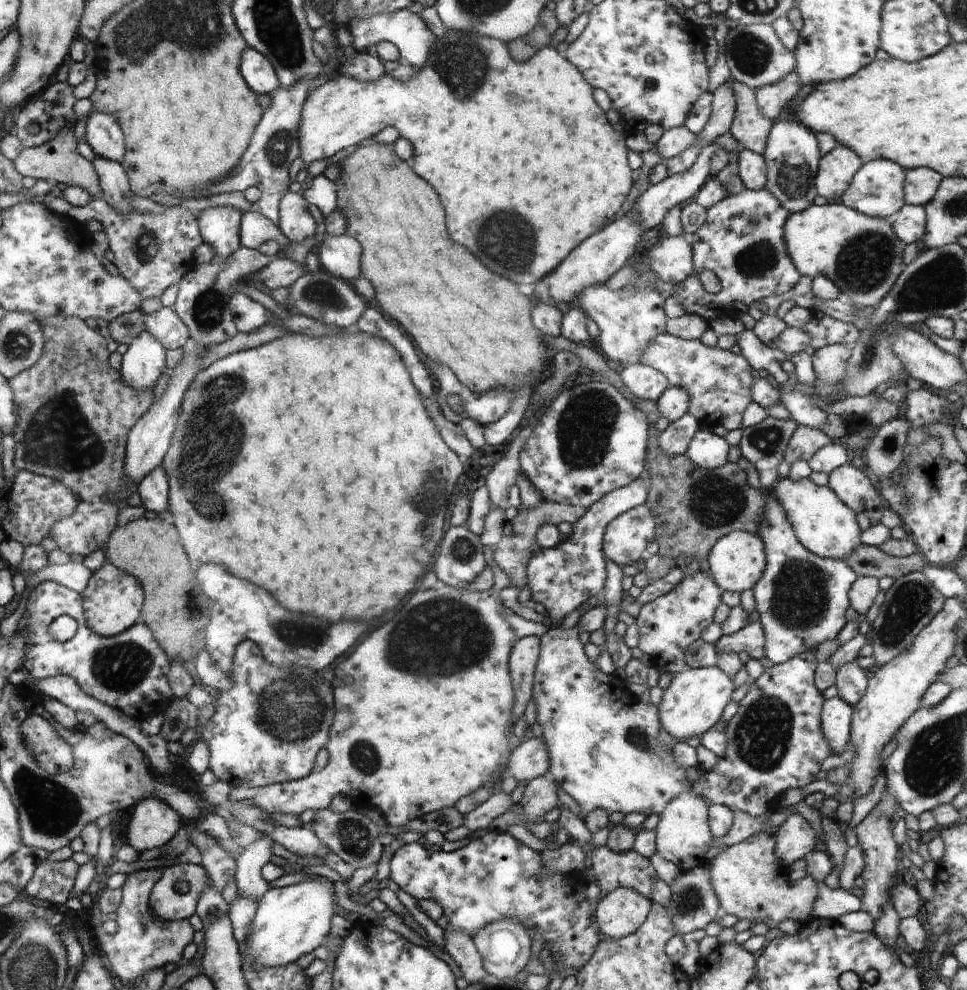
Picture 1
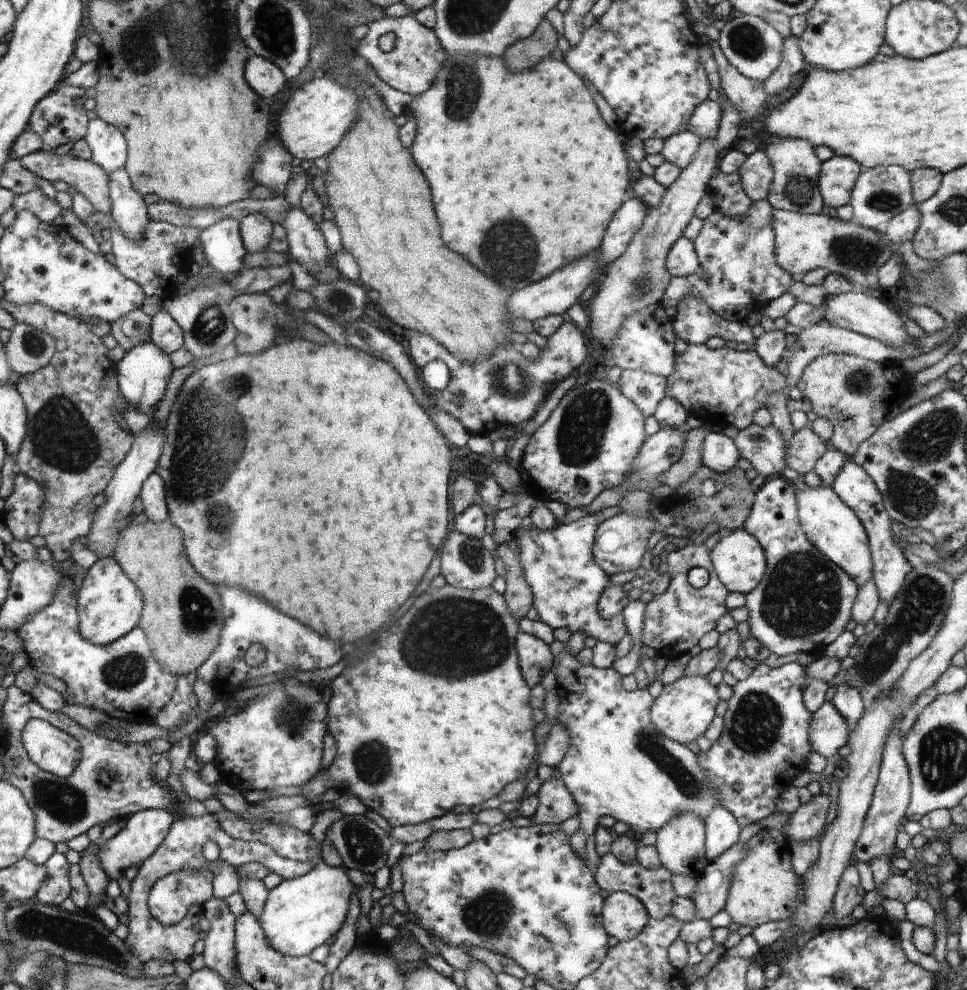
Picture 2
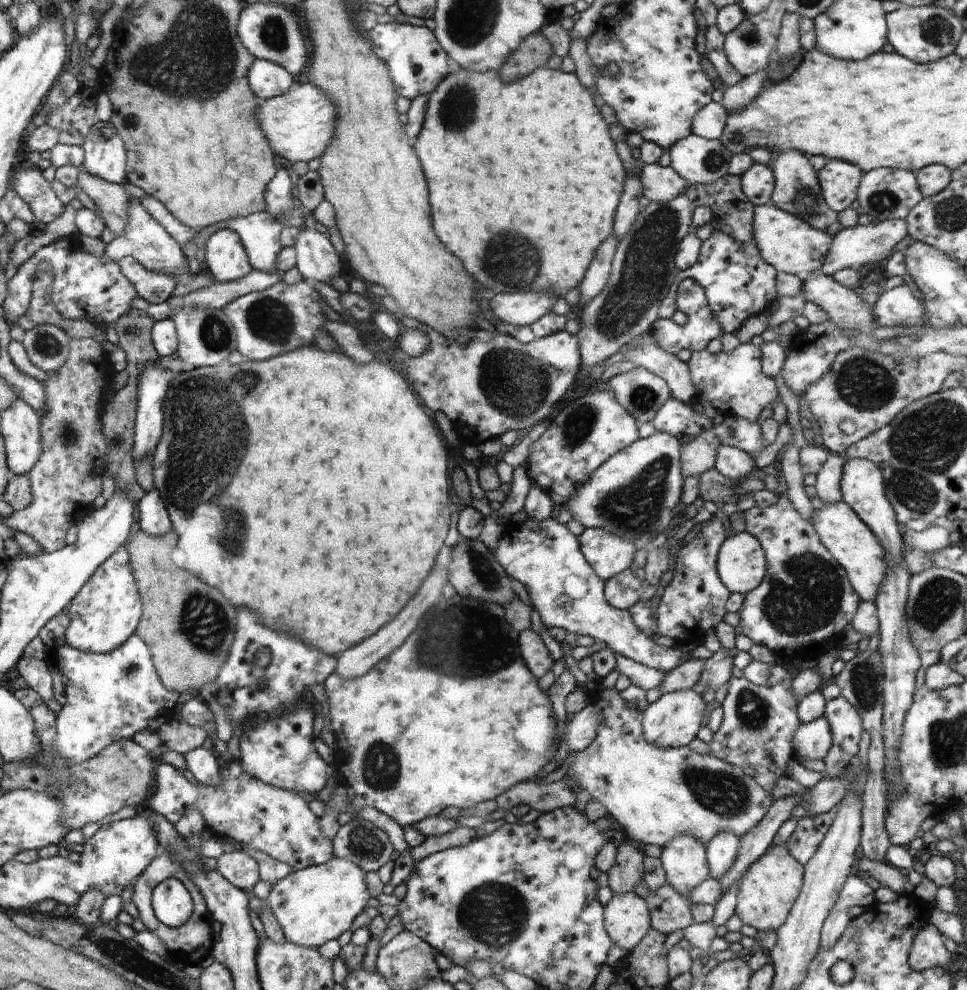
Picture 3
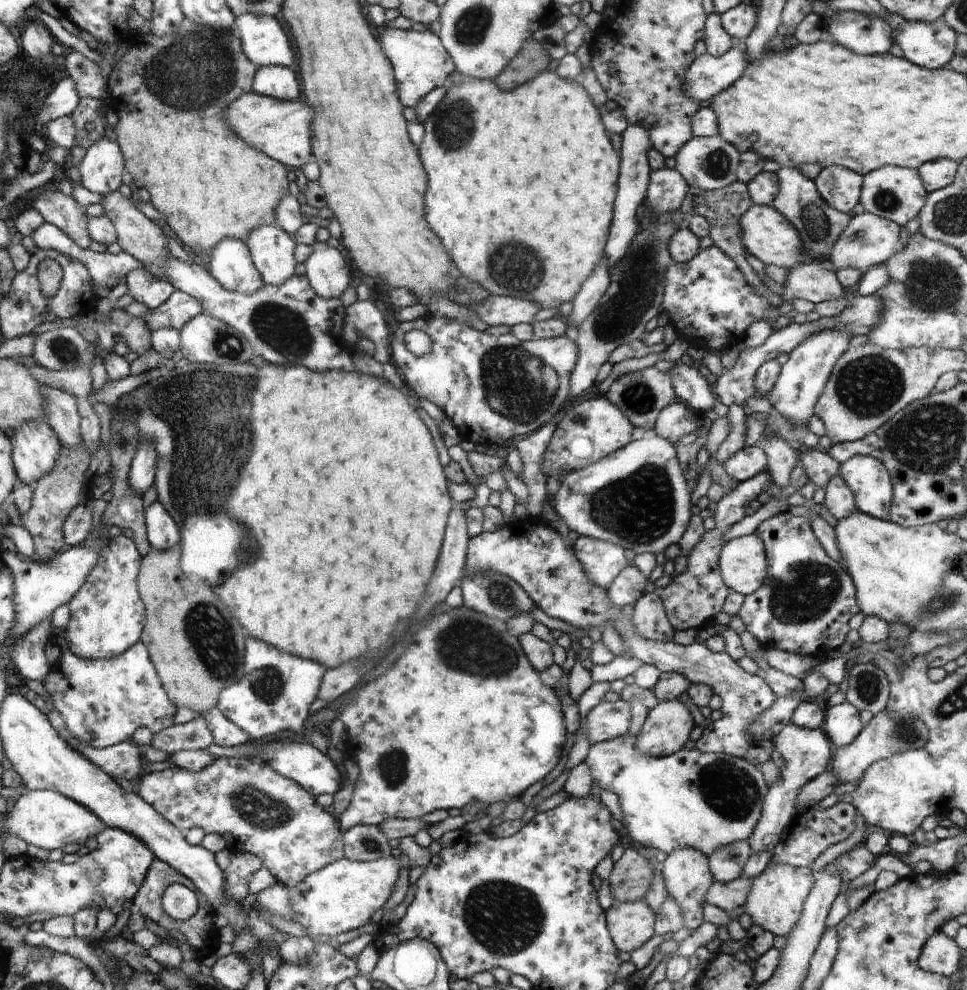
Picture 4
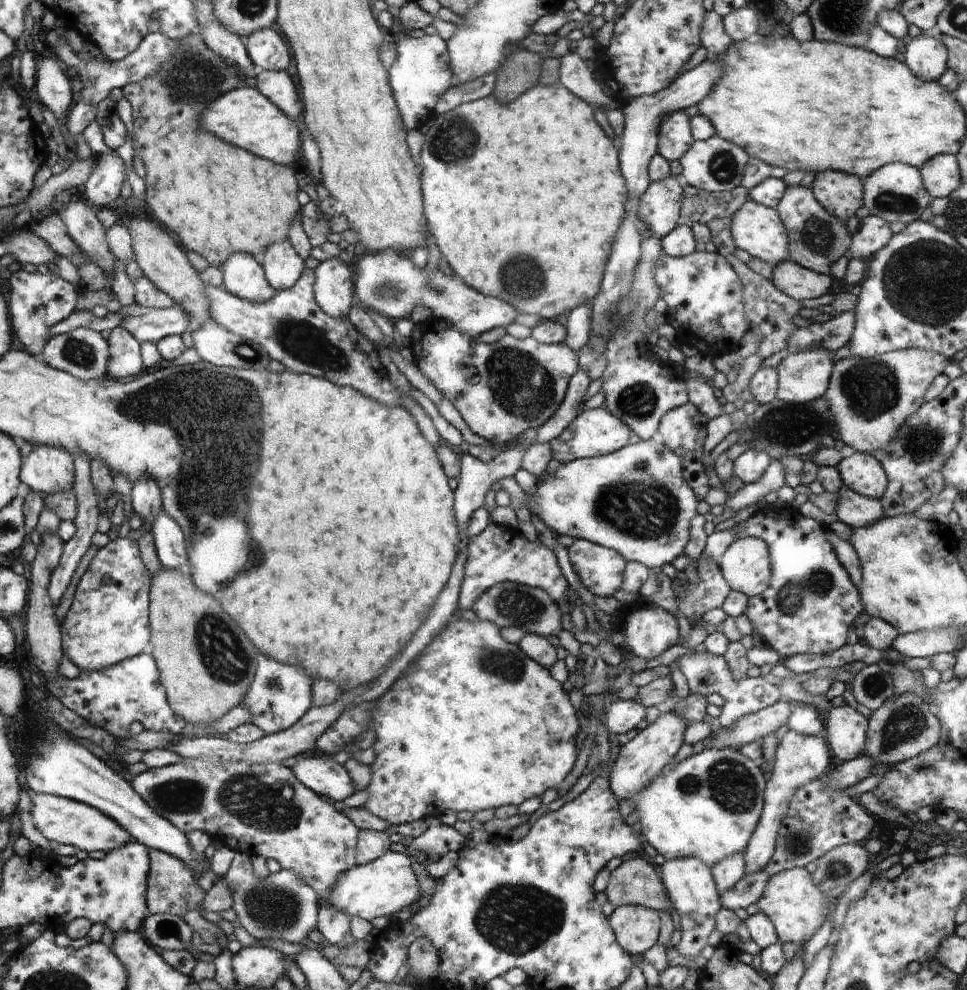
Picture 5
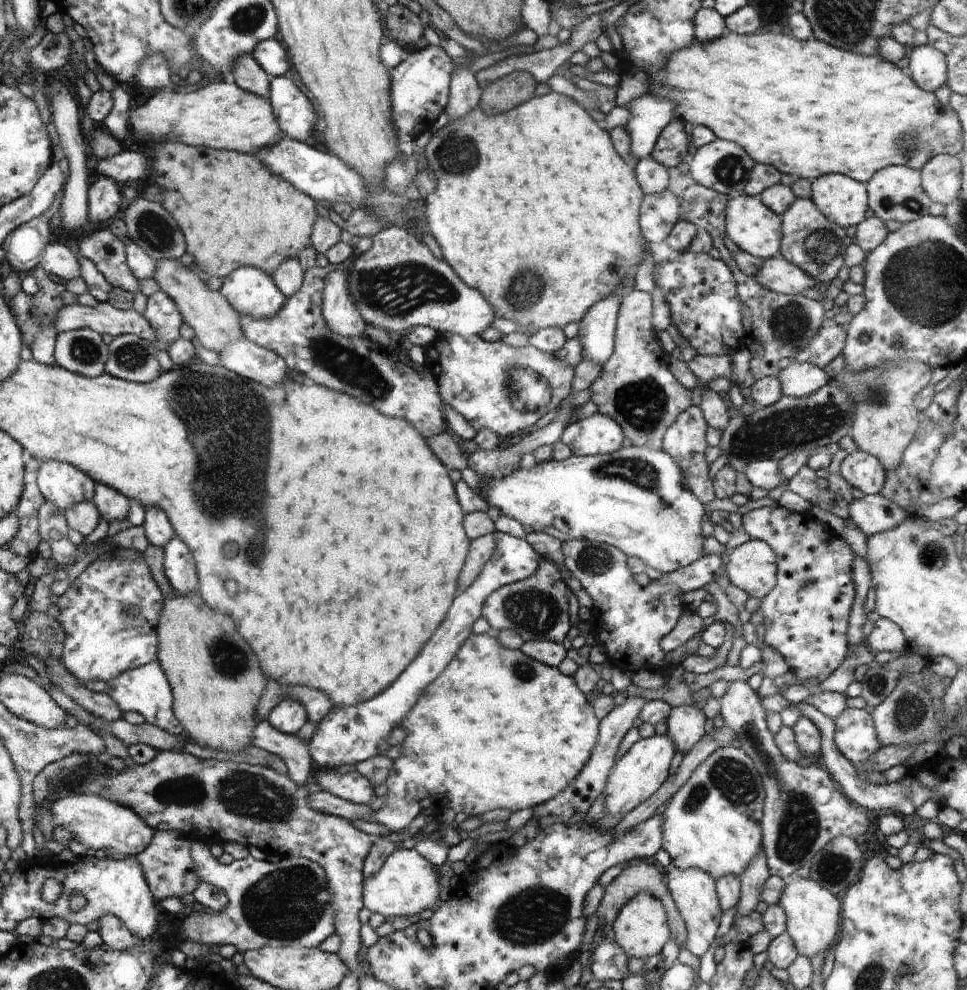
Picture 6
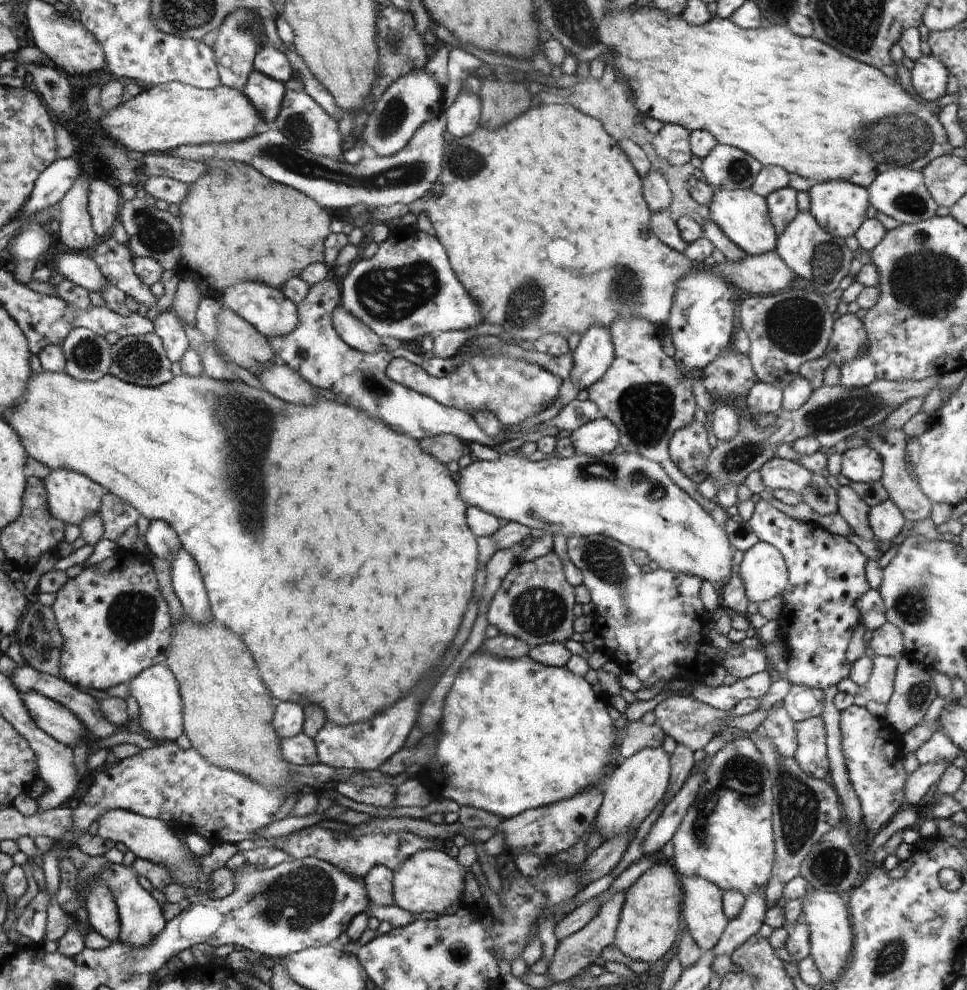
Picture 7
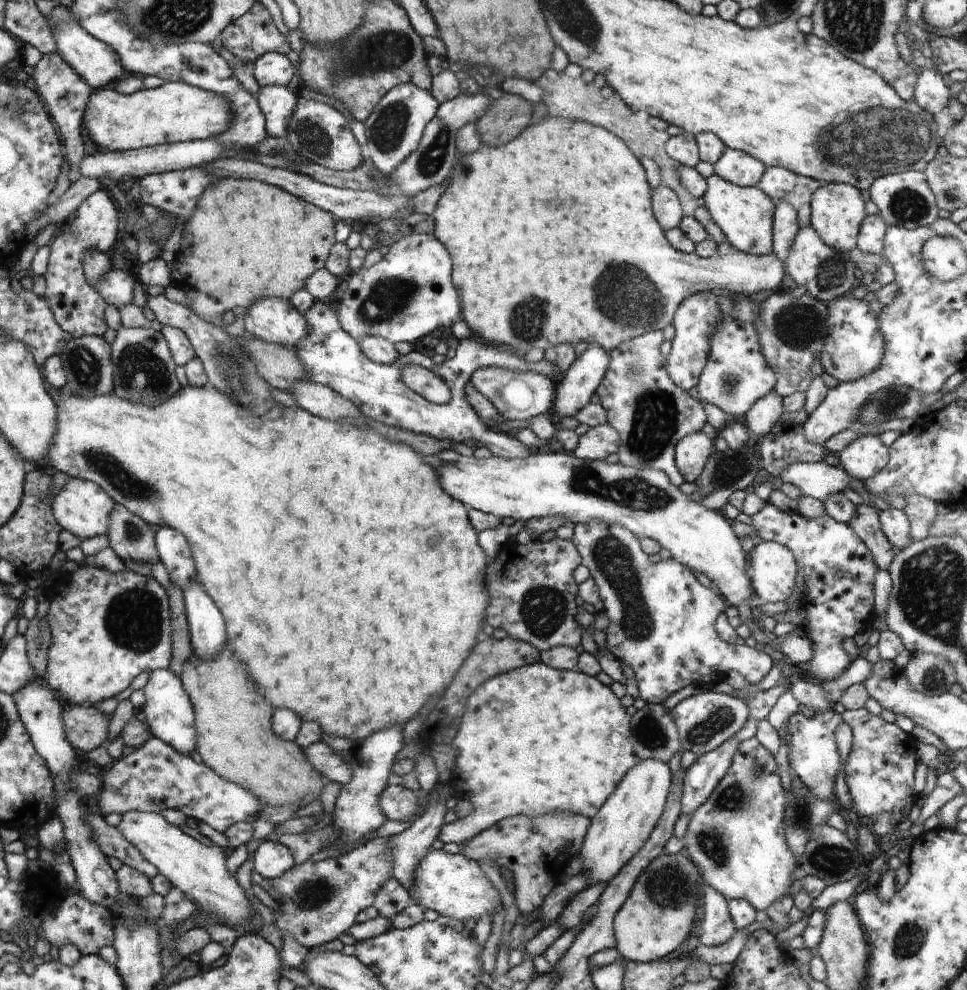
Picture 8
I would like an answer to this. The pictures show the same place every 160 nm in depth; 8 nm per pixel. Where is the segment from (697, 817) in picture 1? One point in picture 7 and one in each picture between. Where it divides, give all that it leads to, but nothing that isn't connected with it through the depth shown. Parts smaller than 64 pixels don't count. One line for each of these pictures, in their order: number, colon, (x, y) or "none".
2: (680, 844)
3: (684, 859)
4: (687, 875)
5: (690, 886)
6: (693, 891)
7: (702, 908)

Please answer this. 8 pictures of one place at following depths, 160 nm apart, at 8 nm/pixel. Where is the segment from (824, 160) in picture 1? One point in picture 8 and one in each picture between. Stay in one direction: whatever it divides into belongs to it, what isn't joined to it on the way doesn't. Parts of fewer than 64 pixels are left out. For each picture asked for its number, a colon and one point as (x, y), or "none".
2: (837, 176)
3: (839, 180)
4: (840, 187)
5: (841, 194)
6: (842, 200)
7: (838, 206)
8: (837, 209)

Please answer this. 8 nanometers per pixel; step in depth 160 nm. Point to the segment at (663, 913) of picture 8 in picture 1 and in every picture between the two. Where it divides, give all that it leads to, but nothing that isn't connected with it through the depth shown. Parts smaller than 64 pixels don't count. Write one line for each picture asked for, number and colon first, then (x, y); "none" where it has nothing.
1: (620, 913)
2: (625, 916)
3: (627, 917)
4: (631, 924)
5: (637, 928)
6: (641, 928)
7: (649, 920)

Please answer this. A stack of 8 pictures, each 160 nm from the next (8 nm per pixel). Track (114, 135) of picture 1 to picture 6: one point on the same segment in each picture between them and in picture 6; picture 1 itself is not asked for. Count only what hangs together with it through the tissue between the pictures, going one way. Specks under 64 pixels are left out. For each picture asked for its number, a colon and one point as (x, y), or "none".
2: (109, 149)
3: (104, 156)
4: (101, 168)
5: (103, 187)
6: (104, 199)

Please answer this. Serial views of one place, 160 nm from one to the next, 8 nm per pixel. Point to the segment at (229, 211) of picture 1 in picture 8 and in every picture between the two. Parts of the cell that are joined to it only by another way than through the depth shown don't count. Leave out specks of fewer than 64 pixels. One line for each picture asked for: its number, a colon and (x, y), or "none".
2: (225, 251)
3: (225, 255)
4: (231, 263)
5: (243, 276)
6: (249, 290)
7: (267, 309)
8: (274, 320)

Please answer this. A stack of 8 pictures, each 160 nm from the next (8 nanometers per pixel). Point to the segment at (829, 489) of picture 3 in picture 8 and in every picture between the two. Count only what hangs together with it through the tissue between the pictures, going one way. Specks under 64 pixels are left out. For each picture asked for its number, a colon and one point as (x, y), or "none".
4: (839, 499)
5: (856, 510)
6: (873, 514)
7: (885, 519)
8: (895, 524)

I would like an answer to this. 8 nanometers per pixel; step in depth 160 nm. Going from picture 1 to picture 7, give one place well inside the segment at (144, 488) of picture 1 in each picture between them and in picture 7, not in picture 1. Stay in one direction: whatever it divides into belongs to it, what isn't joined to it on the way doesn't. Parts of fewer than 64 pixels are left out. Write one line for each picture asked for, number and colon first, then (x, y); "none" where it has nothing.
2: (155, 506)
3: (153, 518)
4: (163, 533)
5: (170, 542)
6: (180, 568)
7: (187, 581)

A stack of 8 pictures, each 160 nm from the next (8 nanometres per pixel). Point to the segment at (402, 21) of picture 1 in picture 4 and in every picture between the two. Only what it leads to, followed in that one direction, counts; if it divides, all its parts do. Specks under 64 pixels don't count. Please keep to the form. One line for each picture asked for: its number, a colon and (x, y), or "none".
2: (419, 57)
3: (417, 63)
4: (421, 63)

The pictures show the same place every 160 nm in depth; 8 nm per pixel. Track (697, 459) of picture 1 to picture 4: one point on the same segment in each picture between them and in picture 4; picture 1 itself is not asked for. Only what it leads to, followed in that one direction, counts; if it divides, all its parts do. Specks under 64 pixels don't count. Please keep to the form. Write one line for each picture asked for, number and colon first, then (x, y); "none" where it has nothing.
2: (720, 454)
3: (732, 462)
4: (749, 461)

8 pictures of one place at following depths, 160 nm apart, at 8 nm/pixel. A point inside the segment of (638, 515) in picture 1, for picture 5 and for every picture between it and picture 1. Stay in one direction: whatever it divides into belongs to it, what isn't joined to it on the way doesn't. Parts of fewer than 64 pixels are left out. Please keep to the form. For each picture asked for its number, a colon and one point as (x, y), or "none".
2: (621, 541)
3: (608, 554)
4: (603, 561)
5: (602, 570)

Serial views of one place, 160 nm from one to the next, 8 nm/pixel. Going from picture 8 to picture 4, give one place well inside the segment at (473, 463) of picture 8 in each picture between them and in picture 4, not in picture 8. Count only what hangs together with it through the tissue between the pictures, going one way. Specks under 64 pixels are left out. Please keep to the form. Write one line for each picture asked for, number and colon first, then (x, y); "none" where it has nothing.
4: (637, 497)
5: (635, 501)
6: (635, 499)
7: (630, 498)

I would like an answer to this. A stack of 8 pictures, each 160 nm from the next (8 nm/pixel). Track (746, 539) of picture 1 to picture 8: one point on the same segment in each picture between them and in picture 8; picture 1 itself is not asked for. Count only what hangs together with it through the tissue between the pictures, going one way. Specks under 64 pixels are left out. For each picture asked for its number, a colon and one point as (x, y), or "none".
2: (739, 561)
3: (741, 564)
4: (742, 561)
5: (745, 565)
6: (752, 567)
7: (763, 570)
8: (774, 568)

